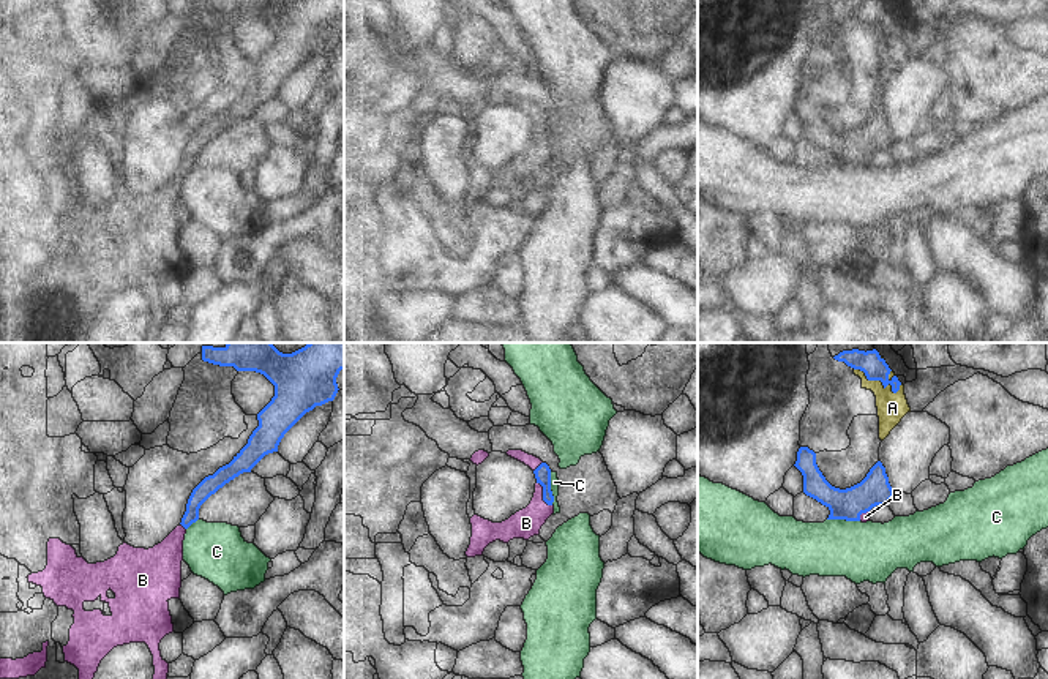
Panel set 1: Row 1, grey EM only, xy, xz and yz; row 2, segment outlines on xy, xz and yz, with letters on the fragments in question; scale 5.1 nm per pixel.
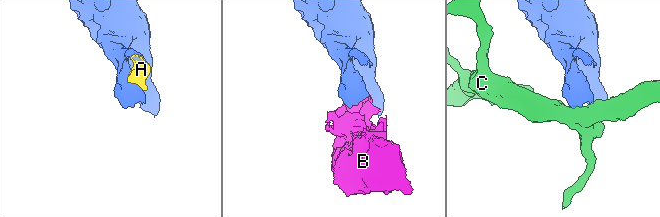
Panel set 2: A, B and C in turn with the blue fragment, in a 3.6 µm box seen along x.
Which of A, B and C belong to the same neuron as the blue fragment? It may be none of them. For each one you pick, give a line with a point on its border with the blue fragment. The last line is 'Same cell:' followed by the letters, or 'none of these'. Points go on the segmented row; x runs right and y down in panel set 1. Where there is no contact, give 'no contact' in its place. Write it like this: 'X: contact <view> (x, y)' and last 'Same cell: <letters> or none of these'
A: contact yz (878, 379)
B: contact xz (543, 495)
Same cell: A, B

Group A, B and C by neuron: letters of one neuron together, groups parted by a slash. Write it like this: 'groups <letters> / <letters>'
groups A B / C

